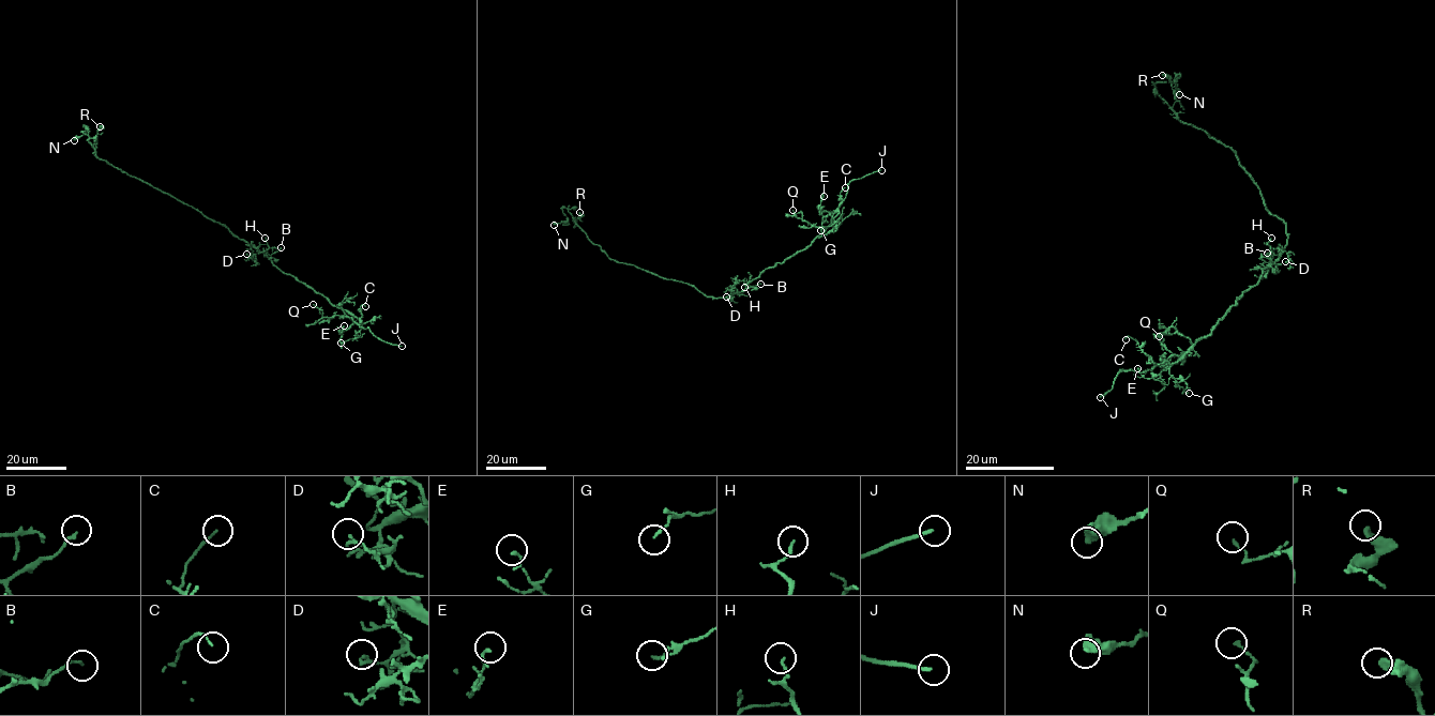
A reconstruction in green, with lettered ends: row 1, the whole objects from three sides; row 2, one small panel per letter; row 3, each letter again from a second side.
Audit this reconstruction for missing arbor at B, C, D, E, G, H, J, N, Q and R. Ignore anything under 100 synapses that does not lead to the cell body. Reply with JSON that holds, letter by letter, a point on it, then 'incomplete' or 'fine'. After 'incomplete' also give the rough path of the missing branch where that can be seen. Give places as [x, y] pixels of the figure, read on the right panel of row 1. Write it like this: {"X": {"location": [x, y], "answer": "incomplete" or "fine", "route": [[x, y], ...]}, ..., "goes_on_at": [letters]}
{"B": {"location": [1267, 253], "answer": "fine"}, "C": {"location": [1126, 339], "answer": "fine"}, "D": {"location": [1285, 261], "answer": "fine"}, "E": {"location": [1137, 368], "answer": "fine"}, "G": {"location": [1189, 393], "answer": "fine"}, "H": {"location": [1271, 238], "answer": "fine"}, "J": {"location": [1100, 397], "answer": "incomplete", "route": [[1100, 397], [1114, 405]]}, "N": {"location": [1179, 94], "answer": "fine"}, "Q": {"location": [1159, 336], "answer": "fine"}, "R": {"location": [1162, 75], "answer": "fine"}, "goes_on_at": ["J"]}

